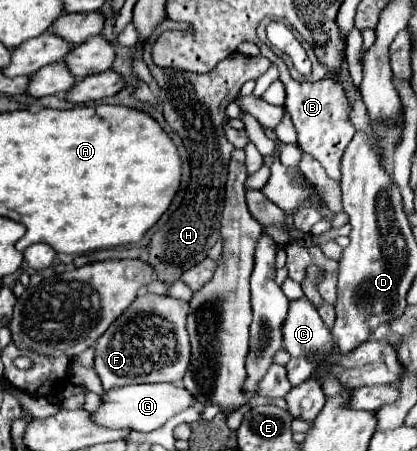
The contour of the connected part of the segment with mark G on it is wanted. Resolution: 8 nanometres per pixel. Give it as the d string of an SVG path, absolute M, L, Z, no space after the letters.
M151 383L151 385L127 385L113 387L105 391L101 397L101 405L91 419L107 429L135 429L135 431L155 431L161 427L171 415L191 407L195 399L189 395L185 387L177 387L173 383Z

